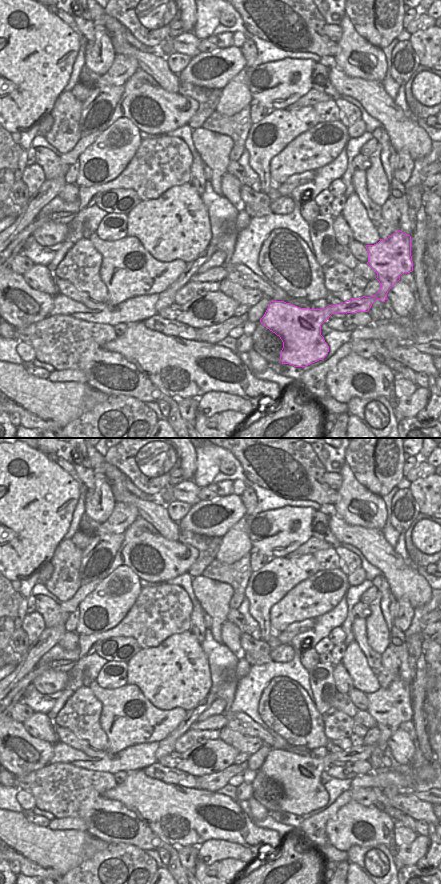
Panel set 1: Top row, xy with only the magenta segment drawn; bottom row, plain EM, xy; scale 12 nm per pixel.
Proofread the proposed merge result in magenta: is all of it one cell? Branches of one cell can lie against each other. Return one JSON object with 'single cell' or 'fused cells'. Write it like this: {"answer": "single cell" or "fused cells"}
{"answer": "single cell"}

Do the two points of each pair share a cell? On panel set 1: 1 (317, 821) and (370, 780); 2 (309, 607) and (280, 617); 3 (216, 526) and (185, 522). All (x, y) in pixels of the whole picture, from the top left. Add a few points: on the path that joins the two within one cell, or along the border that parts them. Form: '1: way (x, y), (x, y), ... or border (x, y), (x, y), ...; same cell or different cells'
1: border (351, 787), (371, 788); different cells
2: way (302, 609), (290, 609), (287, 611); same cell
3: way (208, 527), (198, 527), (193, 523); same cell

